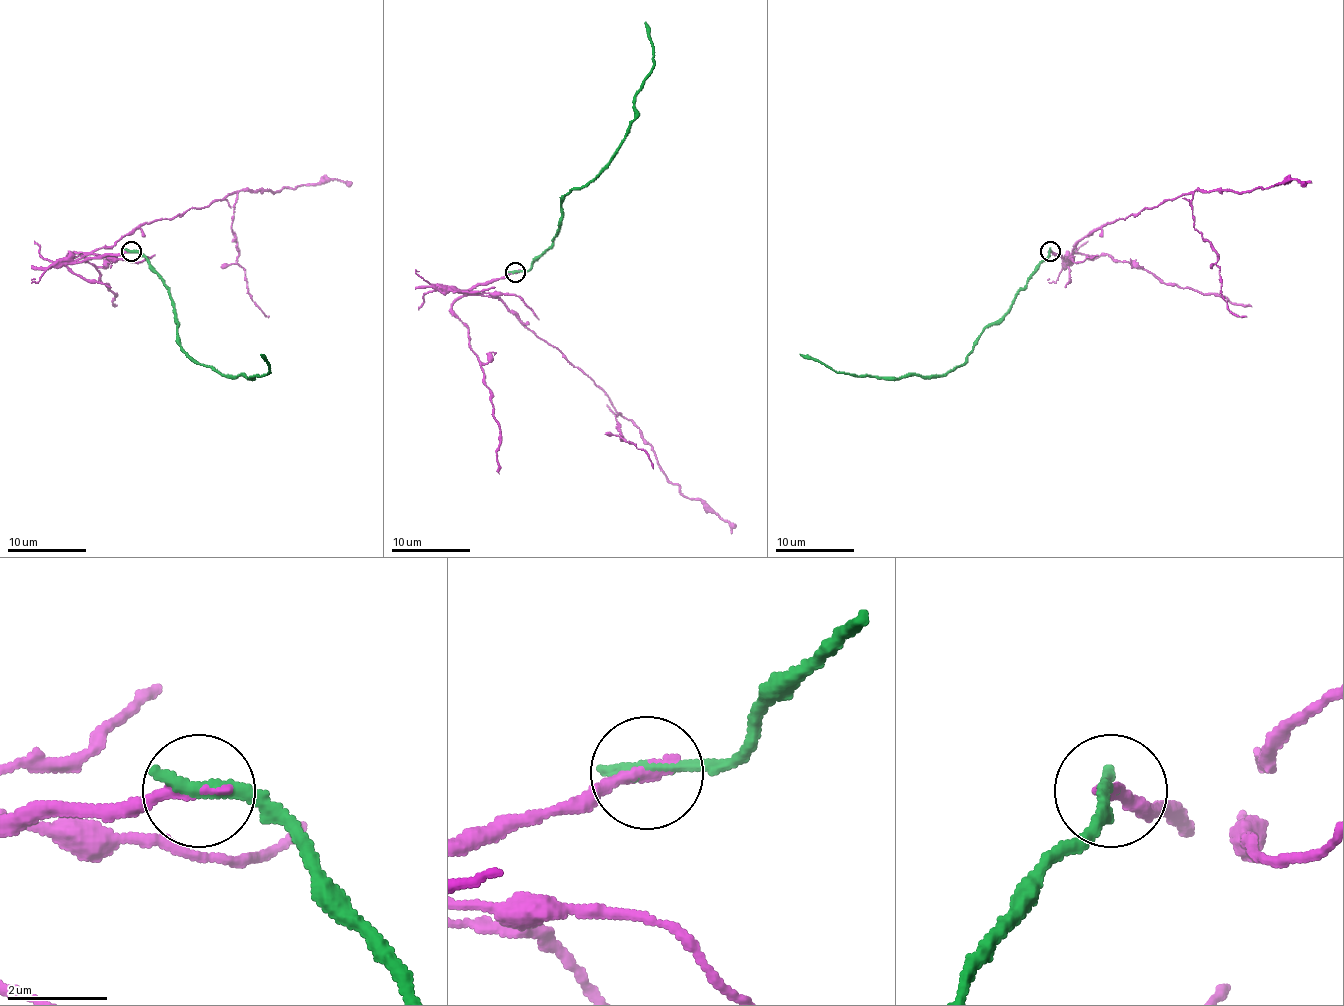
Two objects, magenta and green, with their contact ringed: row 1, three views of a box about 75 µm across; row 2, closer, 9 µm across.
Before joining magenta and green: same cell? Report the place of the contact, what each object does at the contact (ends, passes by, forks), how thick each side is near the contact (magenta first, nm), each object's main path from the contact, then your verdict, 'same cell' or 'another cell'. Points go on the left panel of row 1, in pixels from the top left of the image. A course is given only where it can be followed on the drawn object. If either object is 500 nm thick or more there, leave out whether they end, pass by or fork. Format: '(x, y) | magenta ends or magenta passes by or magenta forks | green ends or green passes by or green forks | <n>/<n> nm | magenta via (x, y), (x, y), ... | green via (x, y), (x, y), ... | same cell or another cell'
(131, 251) | magenta ends | green ends | 260/360 nm | magenta via (131, 252), (84, 256), (112, 246), (143, 224), (175, 218), (234, 193), (277, 193), (335, 179), (348, 183) | green via (131, 252), (143, 256), (167, 287), (177, 333), (191, 356), (220, 374), (250, 378), (269, 372), (260, 354) | another cell

